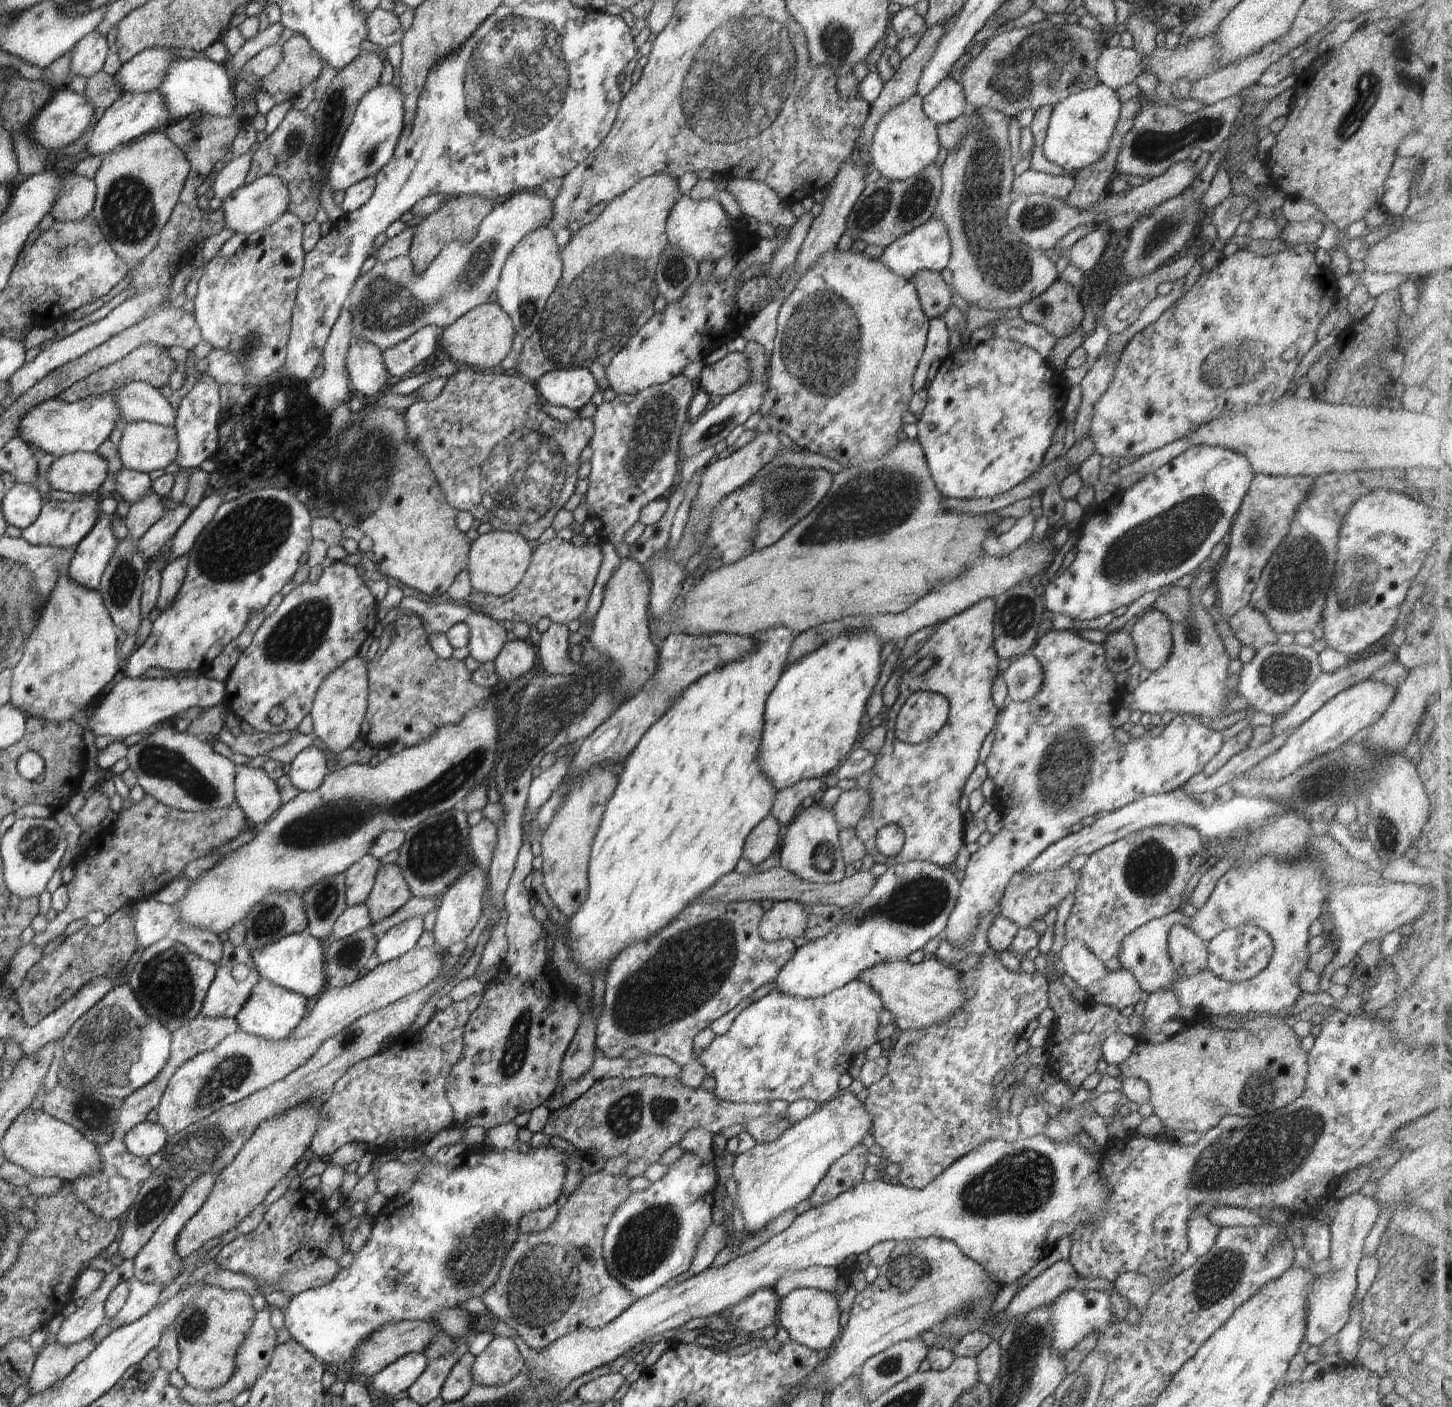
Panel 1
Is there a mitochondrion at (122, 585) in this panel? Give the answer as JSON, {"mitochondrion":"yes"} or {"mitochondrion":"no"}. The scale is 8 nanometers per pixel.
{"mitochondrion":"yes"}

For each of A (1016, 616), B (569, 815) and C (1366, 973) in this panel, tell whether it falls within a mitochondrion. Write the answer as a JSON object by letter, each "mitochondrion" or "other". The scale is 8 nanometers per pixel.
{"A":"mitochondrion","B":"other","C":"other"}

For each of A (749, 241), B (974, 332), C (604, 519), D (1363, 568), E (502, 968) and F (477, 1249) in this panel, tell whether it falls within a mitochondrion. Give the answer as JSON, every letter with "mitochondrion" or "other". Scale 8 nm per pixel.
{"A":"other","B":"other","C":"other","D":"mitochondrion","E":"other","F":"mitochondrion"}

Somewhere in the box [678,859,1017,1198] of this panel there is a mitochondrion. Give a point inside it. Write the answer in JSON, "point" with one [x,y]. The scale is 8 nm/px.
{"point":[916,902]}

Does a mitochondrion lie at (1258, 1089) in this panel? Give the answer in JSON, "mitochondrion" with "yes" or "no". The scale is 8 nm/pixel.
{"mitochondrion":"yes"}

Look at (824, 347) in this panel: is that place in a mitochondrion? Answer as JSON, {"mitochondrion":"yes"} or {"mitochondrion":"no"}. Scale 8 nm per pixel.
{"mitochondrion":"yes"}

